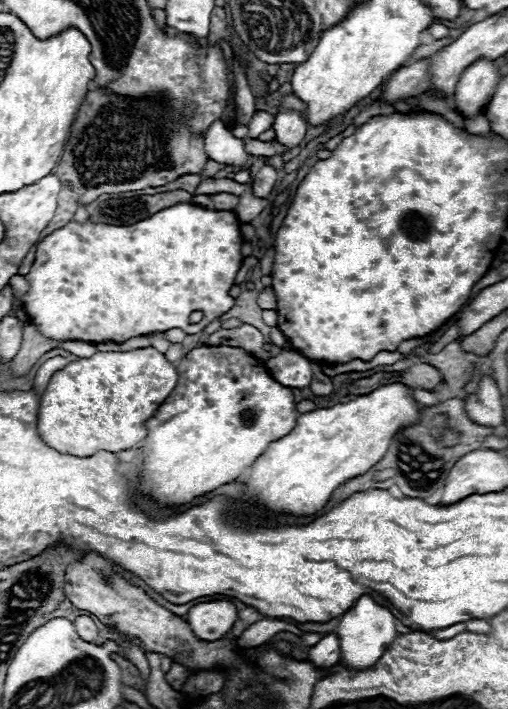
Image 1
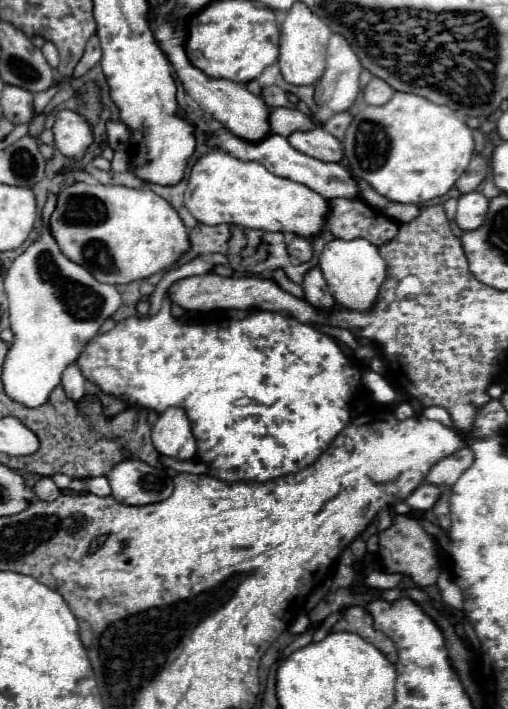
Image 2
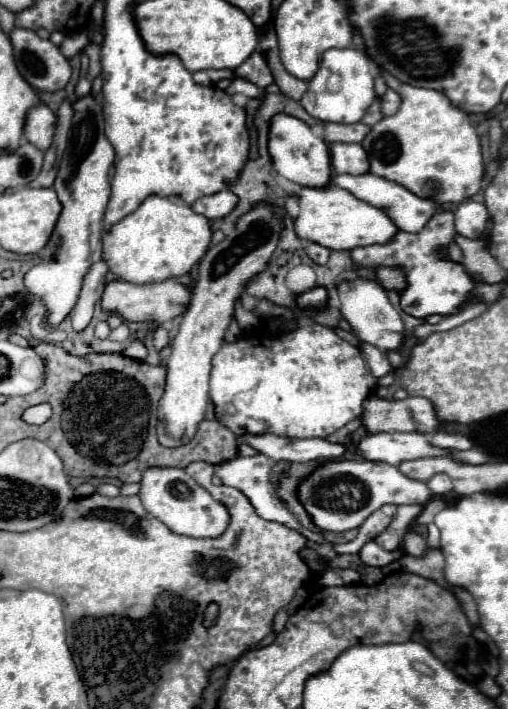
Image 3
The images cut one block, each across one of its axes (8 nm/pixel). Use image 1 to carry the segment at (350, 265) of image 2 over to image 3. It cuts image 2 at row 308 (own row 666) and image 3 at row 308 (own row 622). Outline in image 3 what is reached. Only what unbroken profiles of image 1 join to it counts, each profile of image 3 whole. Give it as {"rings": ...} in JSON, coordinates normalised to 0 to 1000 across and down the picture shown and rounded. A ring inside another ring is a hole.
{"rings":[[[728,392],[677,395],[661,403],[661,409],[665,409],[665,420],[669,420],[669,440],[713,482],[724,482],[756,496],[783,494],[791,488],[795,454],[791,454],[783,437],[768,429],[756,406],[740,395],[728,395]]]}

